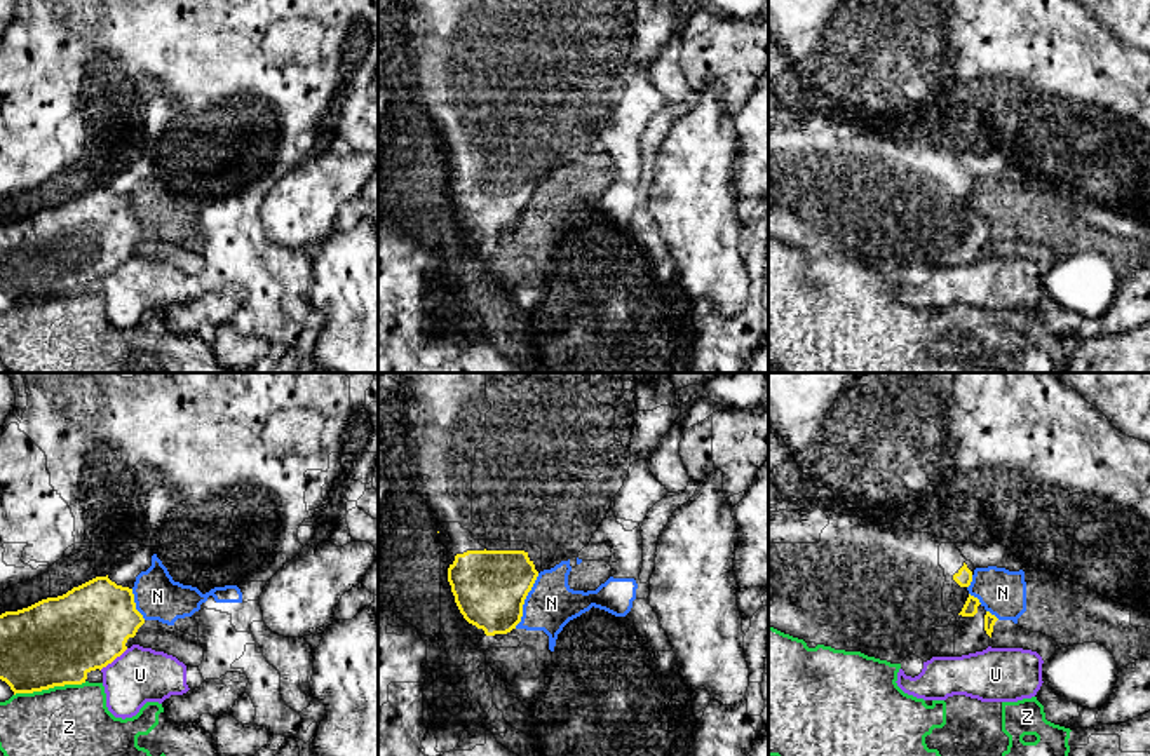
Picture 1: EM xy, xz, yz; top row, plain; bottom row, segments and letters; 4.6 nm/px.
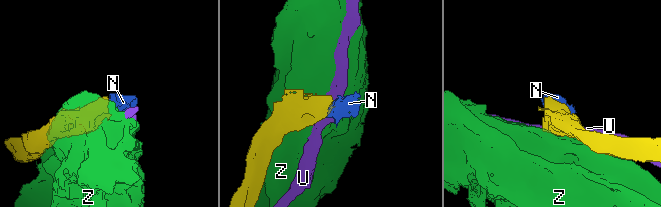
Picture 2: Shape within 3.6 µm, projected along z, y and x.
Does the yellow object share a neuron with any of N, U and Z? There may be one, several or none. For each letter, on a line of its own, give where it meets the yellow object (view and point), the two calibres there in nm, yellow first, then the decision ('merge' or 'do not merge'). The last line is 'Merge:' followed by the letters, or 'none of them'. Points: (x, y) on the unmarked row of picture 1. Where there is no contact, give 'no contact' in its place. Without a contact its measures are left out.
N: xz (523, 211) | 340/220 nm | do not merge
U: xy (114, 269) | 380/260 nm | do not merge
Z: xy (49, 296) | 400/480 nm | do not merge
Merge: none of them

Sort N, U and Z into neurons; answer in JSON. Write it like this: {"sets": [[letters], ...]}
{"sets": [["N"], ["U"], ["Z"]]}

